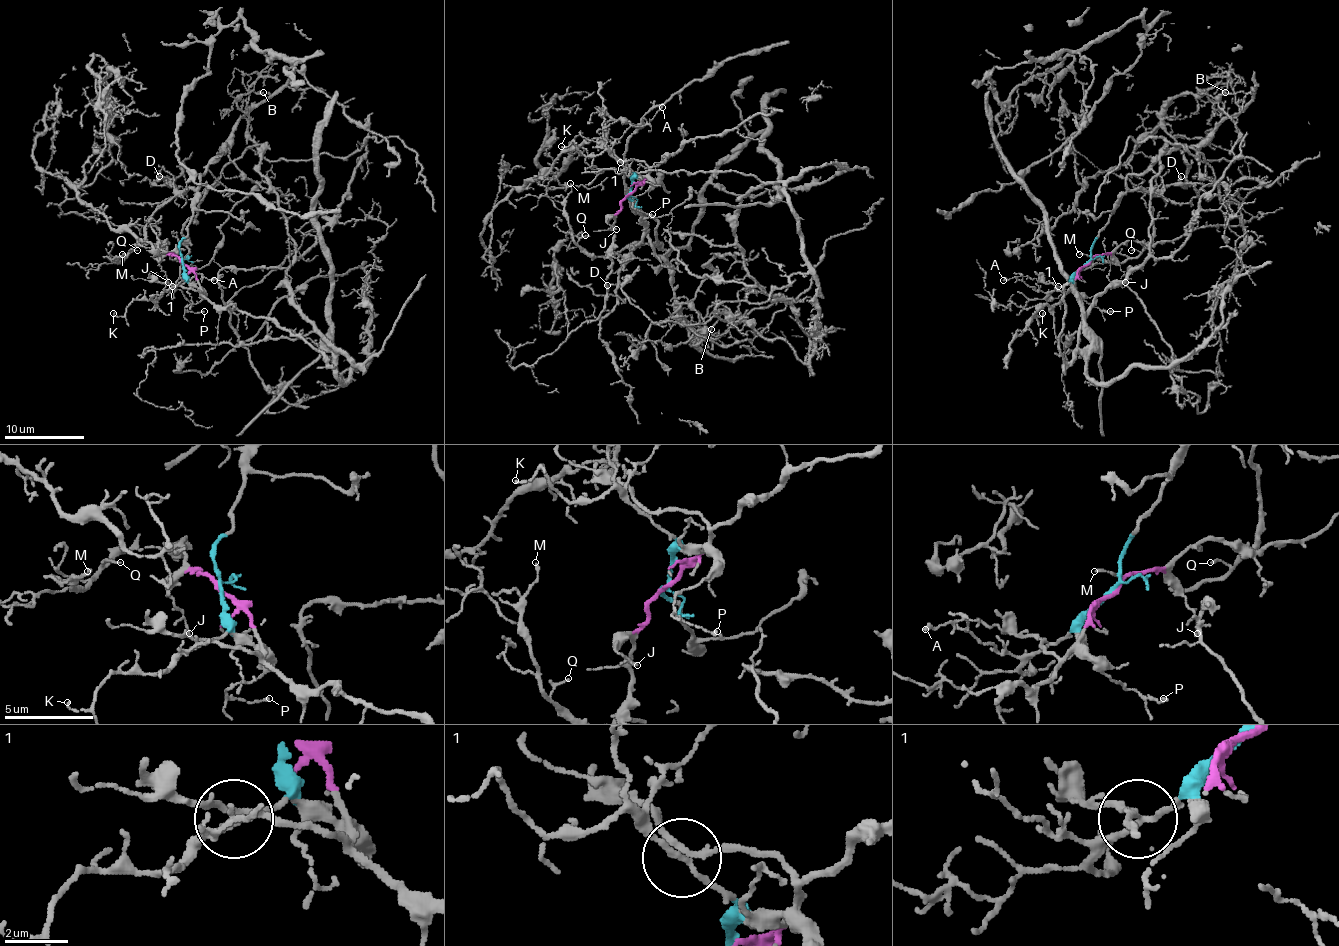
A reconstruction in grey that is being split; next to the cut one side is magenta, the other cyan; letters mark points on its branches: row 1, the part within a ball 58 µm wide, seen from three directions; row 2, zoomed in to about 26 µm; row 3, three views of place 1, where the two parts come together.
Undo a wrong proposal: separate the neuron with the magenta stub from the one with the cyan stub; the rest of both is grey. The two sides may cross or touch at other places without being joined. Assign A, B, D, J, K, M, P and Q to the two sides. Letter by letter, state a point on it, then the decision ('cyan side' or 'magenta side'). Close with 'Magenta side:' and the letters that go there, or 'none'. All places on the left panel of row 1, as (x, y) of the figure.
A: at (214, 280); cyan side
B: at (263, 92); cyan side
D: at (159, 176); cyan side
J: at (168, 282); magenta side
K: at (113, 313); cyan side
M: at (122, 254); cyan side
P: at (204, 311); cyan side
Q: at (137, 250); cyan side
Magenta side: J

